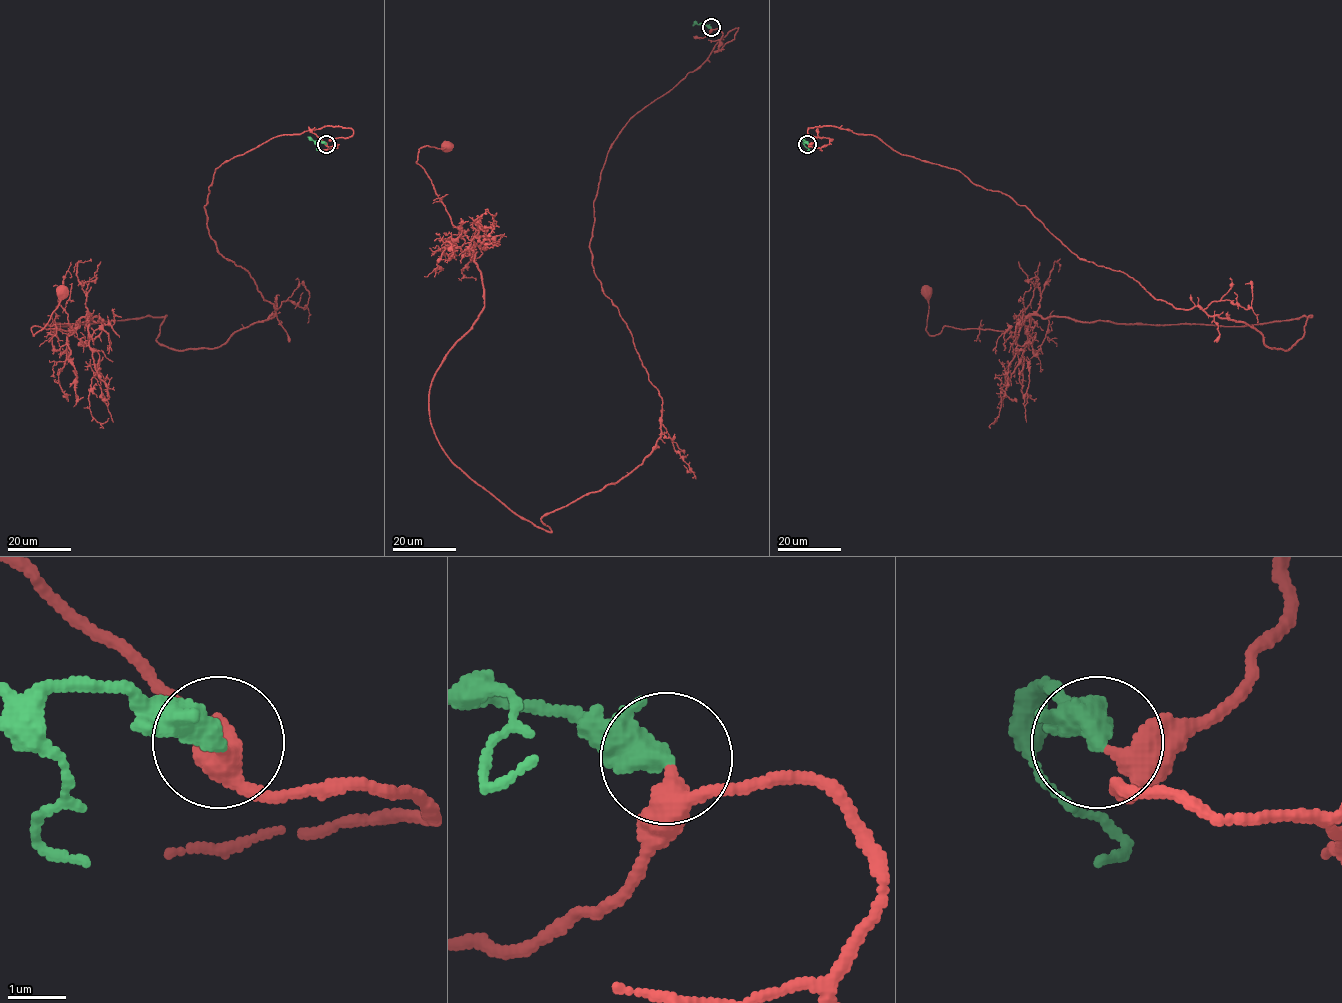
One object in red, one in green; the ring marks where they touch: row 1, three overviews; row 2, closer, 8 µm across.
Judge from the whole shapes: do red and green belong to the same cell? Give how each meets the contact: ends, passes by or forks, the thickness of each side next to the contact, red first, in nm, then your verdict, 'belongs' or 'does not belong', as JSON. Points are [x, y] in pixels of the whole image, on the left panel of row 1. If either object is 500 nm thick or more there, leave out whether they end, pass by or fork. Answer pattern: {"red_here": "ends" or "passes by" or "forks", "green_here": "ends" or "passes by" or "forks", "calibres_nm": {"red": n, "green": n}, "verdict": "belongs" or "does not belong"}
{"red_here": "passes by", "green_here": "passes by", "calibres_nm": {"red": 320, "green": 360}, "verdict": "belongs"}

